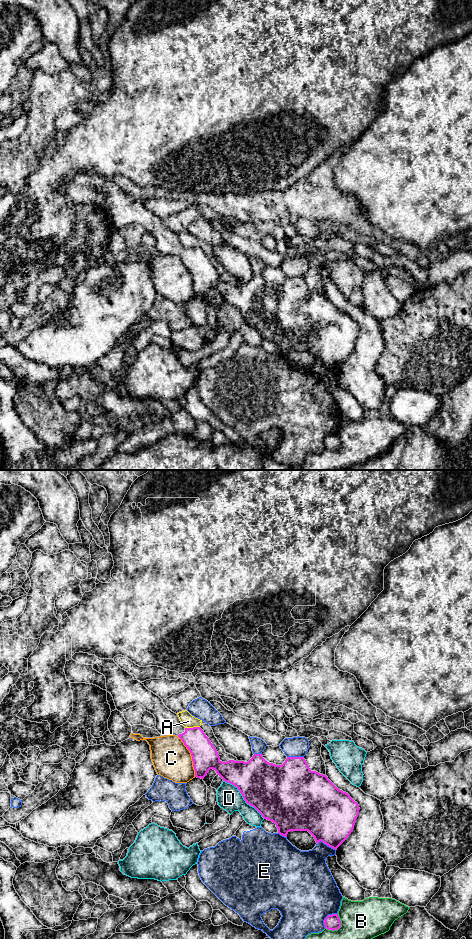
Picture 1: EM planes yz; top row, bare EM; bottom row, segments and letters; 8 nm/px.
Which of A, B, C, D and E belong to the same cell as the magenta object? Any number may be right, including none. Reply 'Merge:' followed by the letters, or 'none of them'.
Merge: none of them

